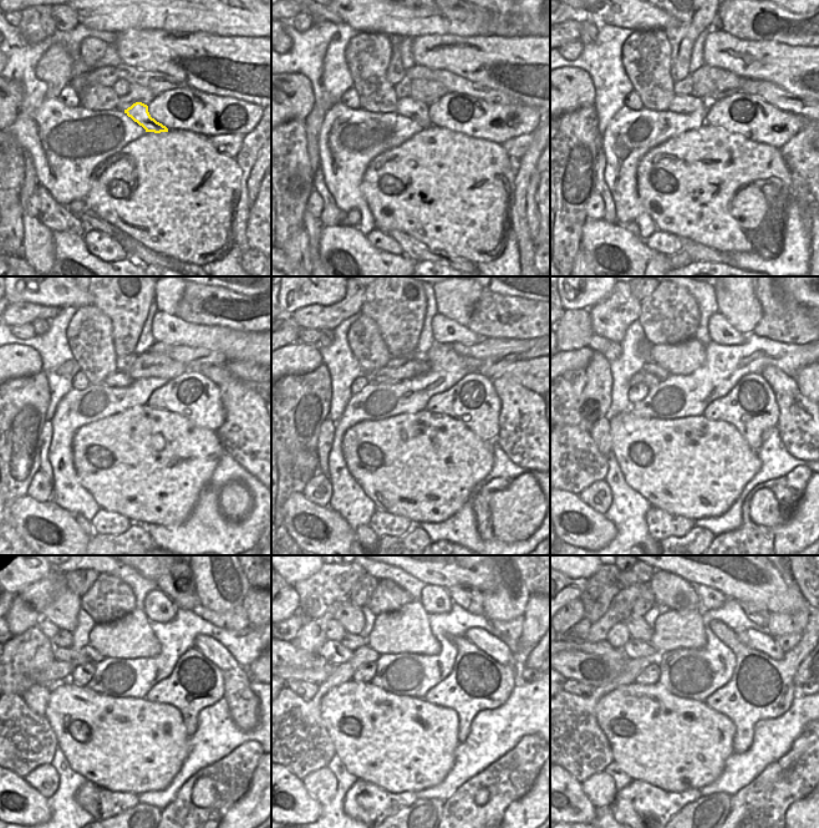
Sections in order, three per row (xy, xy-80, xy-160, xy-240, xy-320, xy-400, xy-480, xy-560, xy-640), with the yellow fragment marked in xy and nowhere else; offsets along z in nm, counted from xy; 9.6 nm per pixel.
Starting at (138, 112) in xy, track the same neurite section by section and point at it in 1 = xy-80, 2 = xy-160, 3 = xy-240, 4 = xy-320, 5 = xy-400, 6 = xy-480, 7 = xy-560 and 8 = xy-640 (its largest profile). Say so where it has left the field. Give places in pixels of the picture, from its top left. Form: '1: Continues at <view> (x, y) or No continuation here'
1: Continues at xy-80 (418, 111)
2: Continues at xy-160 (680, 103)
3: Continues at xy-240 (118, 379)
4: Continues at xy-320 (382, 376)
5: Continues at xy-400 (649, 380)
6: Continues at xy-480 (60, 654)
7: Continues at xy-560 (332, 651)
8: Continues at xy-640 (601, 648)

